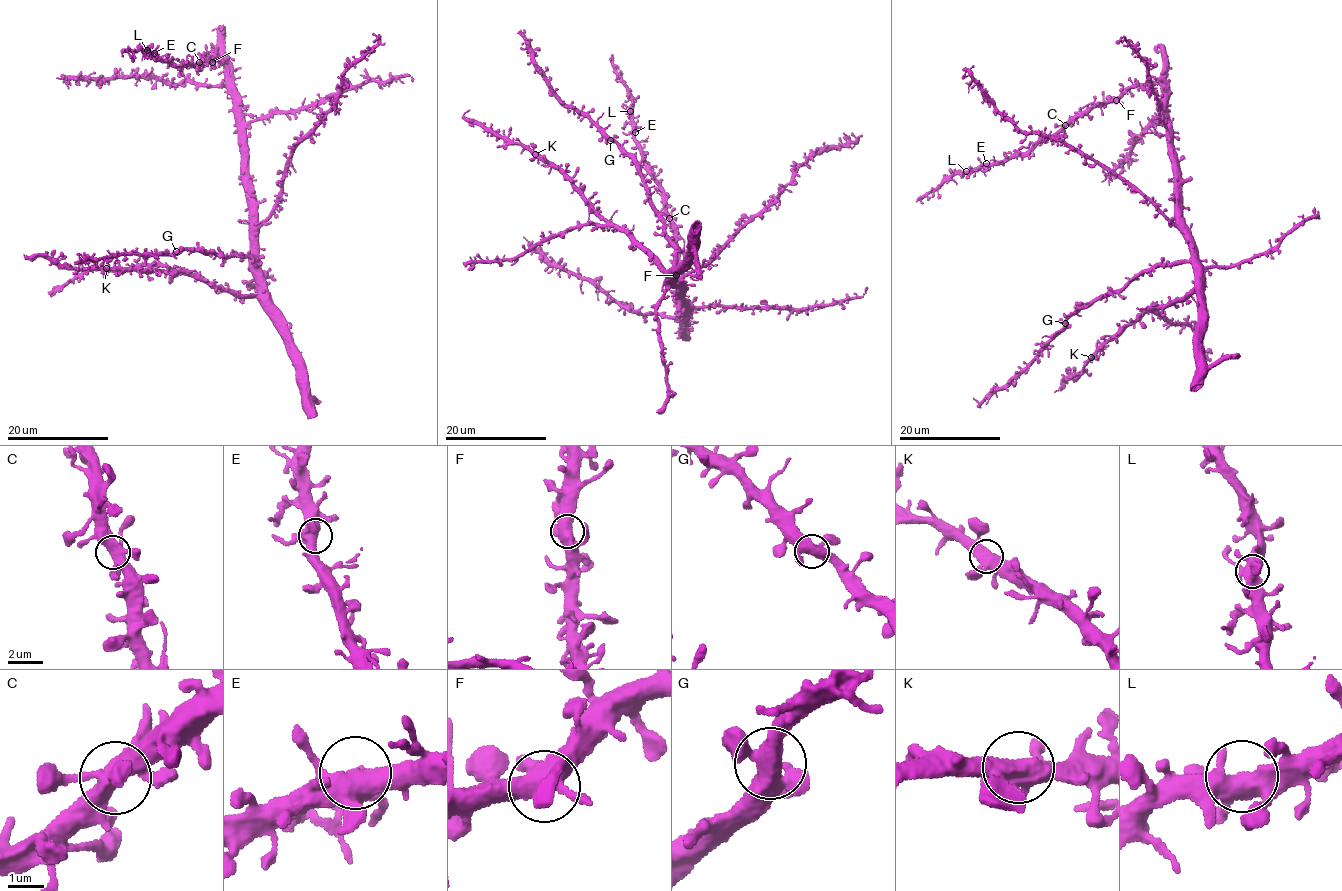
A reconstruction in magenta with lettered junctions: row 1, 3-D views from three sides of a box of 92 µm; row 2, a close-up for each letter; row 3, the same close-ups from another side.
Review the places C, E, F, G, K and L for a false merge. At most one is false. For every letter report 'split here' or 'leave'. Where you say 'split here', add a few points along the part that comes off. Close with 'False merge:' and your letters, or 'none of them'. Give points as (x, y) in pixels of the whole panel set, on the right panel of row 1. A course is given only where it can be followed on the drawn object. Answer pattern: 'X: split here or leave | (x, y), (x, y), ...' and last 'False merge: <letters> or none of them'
C: leave
E: leave
F: leave
G: leave
K: leave
L: leave
False merge: none of them

